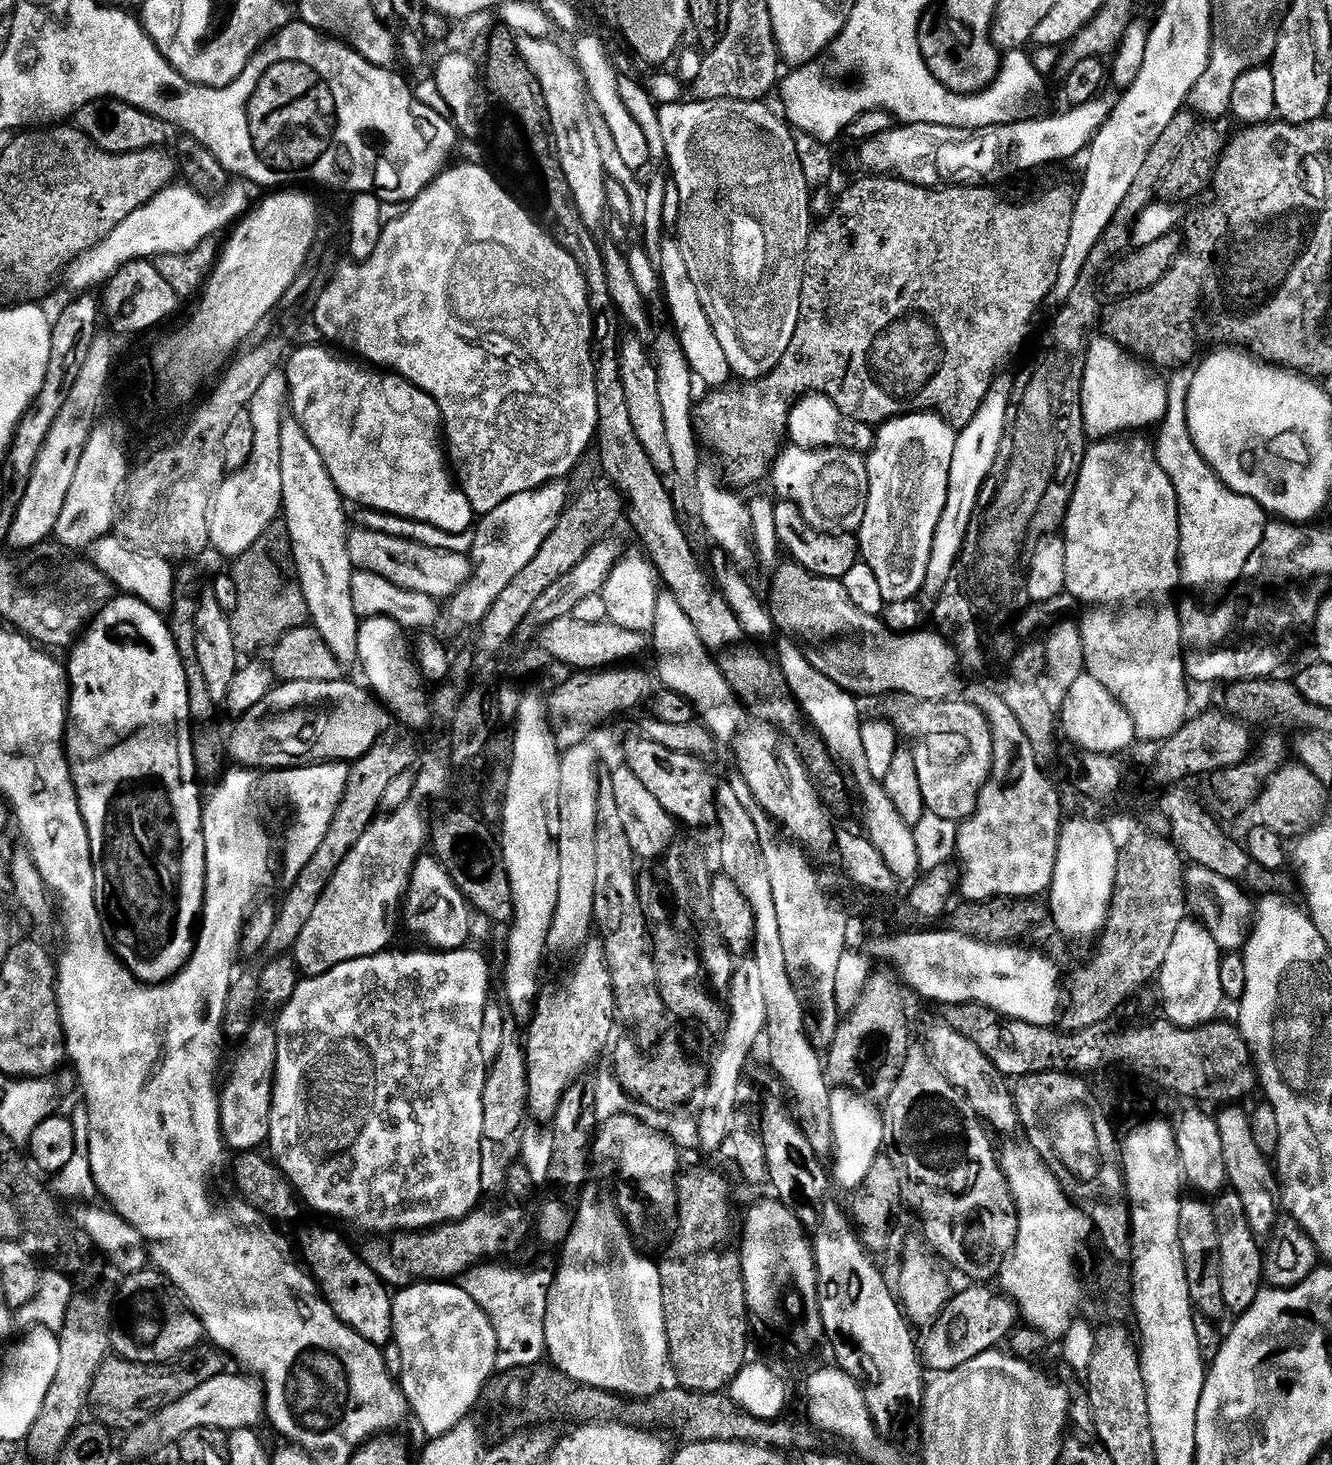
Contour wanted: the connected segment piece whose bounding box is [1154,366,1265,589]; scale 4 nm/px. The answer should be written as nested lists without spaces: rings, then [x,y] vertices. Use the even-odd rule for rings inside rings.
[[[1191,367],[1175,369],[1167,377],[1168,405],[1164,419],[1158,425],[1160,433],[1154,436],[1156,445],[1156,457],[1166,470],[1170,482],[1174,486],[1174,494],[1178,498],[1180,507],[1180,575],[1185,585],[1192,588],[1228,588],[1240,580],[1240,567],[1244,564],[1244,558],[1256,546],[1260,539],[1261,515],[1264,507],[1254,498],[1243,496],[1227,488],[1217,476],[1215,470],[1204,460],[1204,456],[1196,448],[1194,438],[1190,434],[1188,425],[1188,391],[1194,382],[1194,371]]]

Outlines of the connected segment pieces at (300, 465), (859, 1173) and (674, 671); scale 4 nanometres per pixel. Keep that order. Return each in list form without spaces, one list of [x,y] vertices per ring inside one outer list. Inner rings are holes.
[[[291,414],[285,415],[283,424],[282,424],[282,490],[283,490],[283,498],[284,498],[284,507],[282,509],[282,516],[286,519],[289,536],[290,536],[290,544],[291,544],[291,555],[292,562],[296,564],[296,579],[301,586],[301,590],[303,590],[304,598],[306,598],[306,604],[308,604],[308,610],[310,614],[309,621],[311,625],[317,630],[318,633],[322,636],[324,642],[330,648],[332,654],[337,658],[339,663],[344,668],[349,668],[350,665],[353,666],[359,661],[359,630],[361,626],[361,621],[359,616],[356,614],[354,610],[354,604],[352,600],[351,594],[351,584],[353,582],[354,575],[356,570],[352,565],[350,554],[349,554],[349,533],[350,533],[350,525],[348,526],[348,522],[346,520],[346,512],[344,507],[346,507],[343,496],[340,491],[337,490],[337,487],[334,486],[334,480],[330,478],[329,471],[325,468],[325,462],[322,460],[321,454],[318,453],[318,450],[315,449],[314,444],[310,442],[308,437],[305,434],[304,425],[299,421],[299,419]]]
[[[836,1090],[832,1092],[832,1102],[830,1104],[832,1114],[832,1142],[834,1145],[834,1157],[836,1156],[836,1172],[834,1168],[834,1178],[840,1182],[849,1194],[859,1192],[862,1182],[866,1178],[872,1167],[877,1165],[880,1152],[886,1144],[884,1135],[884,1117],[881,1109],[873,1104],[871,1100],[865,1100],[863,1096],[851,1090]]]
[[[661,591],[656,597],[656,613],[650,633],[650,644],[651,647],[652,644],[656,647],[656,656],[660,659],[660,680],[665,684],[663,687],[687,699],[698,713],[704,727],[717,741],[735,741],[741,731],[740,723],[746,720],[745,709],[741,707],[740,701],[727,684],[717,661],[700,641],[693,622],[686,616],[682,606],[670,591]]]

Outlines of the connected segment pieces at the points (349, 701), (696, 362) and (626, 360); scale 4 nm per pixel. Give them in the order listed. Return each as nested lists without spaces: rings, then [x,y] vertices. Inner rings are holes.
[[[343,678],[332,682],[292,681],[290,683],[281,683],[279,686],[273,687],[271,691],[262,698],[260,703],[235,721],[236,729],[234,729],[232,733],[230,732],[230,744],[238,744],[238,742],[246,740],[244,736],[248,736],[250,742],[252,742],[252,740],[256,742],[256,752],[252,752],[252,754],[248,756],[248,760],[250,760],[250,762],[258,762],[258,760],[260,760],[260,762],[266,762],[268,758],[276,758],[276,770],[305,768],[308,765],[324,764],[328,761],[355,762],[360,760],[370,751],[376,744],[376,739],[386,730],[386,723],[384,724],[386,712],[380,700],[378,700],[367,687],[362,686],[362,688],[359,688],[358,685],[351,684],[348,680],[348,678]]]
[[[663,237],[658,249],[657,265],[661,280],[662,296],[665,296],[668,310],[672,316],[672,322],[676,329],[680,345],[686,354],[688,365],[693,375],[708,386],[709,389],[718,390],[725,387],[732,378],[731,368],[723,353],[721,343],[710,326],[706,312],[699,301],[697,289],[690,279],[686,262],[683,261],[681,246],[675,237]]]
[[[626,335],[620,347],[620,368],[623,389],[626,392],[627,409],[630,410],[631,425],[642,444],[650,462],[661,474],[671,473],[672,455],[670,442],[666,442],[666,418],[662,418],[662,401],[658,398],[658,374],[653,353],[640,340]]]

